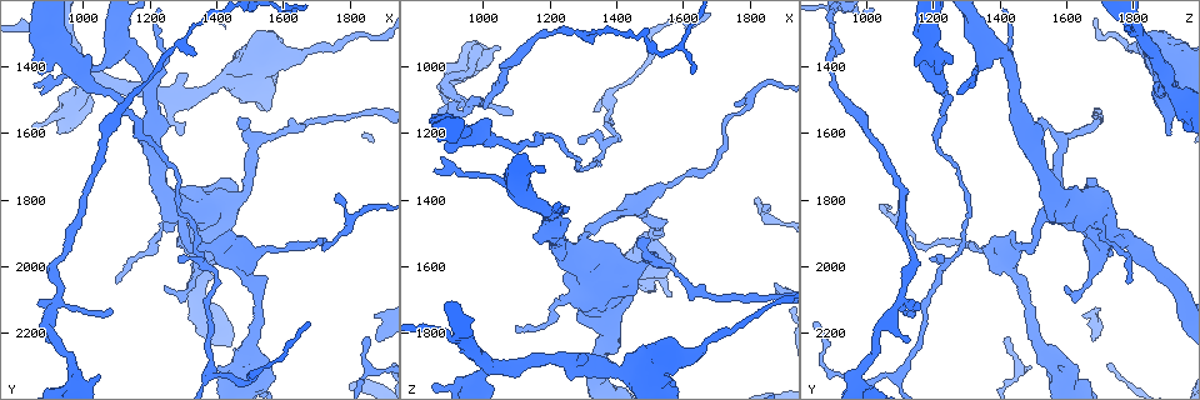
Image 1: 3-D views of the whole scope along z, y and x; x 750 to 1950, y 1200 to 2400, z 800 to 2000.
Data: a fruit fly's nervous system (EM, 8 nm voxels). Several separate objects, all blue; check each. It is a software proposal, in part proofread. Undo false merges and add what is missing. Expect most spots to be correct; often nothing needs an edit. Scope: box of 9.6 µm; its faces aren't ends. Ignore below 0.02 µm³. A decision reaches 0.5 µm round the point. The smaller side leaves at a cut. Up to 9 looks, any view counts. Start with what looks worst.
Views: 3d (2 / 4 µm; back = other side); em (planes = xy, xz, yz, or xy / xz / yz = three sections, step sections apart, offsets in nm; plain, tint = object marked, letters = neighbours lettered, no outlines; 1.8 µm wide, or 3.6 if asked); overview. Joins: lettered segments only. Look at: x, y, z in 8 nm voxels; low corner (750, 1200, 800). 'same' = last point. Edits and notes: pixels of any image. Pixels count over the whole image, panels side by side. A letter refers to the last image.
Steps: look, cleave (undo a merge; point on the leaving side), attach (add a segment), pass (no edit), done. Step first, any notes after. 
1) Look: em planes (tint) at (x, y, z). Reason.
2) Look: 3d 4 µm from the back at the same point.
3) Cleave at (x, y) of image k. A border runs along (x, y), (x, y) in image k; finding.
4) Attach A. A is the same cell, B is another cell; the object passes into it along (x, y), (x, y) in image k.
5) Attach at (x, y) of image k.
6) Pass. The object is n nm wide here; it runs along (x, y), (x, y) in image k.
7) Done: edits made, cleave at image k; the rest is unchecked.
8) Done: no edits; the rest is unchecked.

Look: em 3.6 µm xz step 16 (tint) at (1440, 1440, 1920).

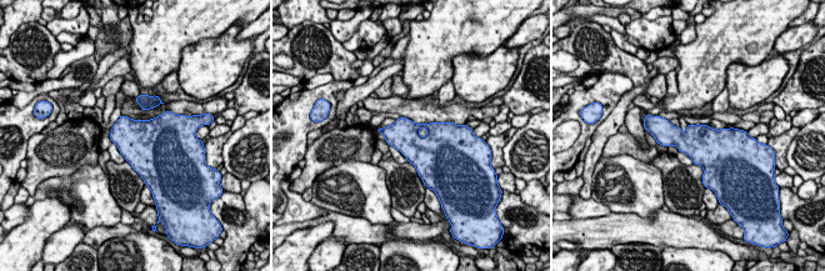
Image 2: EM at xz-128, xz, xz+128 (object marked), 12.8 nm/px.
Look: em 3.6 µm planes (letters) at the same point. Cut it another way.

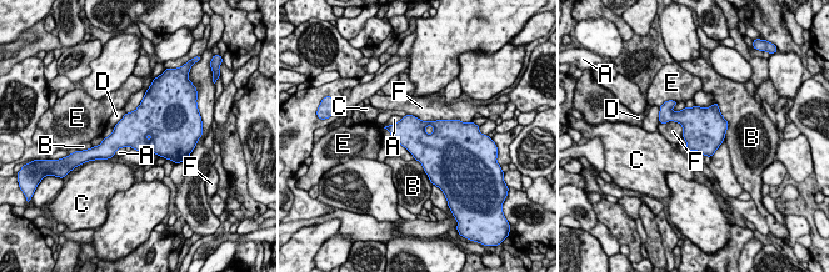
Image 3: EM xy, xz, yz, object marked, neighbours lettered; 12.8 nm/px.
Pass. A, B, C, D, E and F are other cells; a border runs along (406, 112), (422, 120), (458, 120) in image 3; all the same neuron.

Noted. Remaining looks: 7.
Look: em xy step 16 (letters) at (1090, 2140, 1140). Thin end.

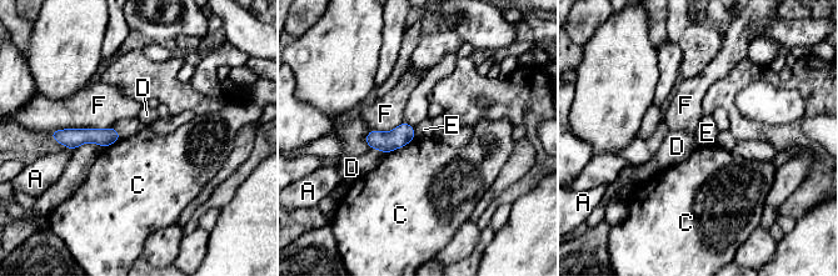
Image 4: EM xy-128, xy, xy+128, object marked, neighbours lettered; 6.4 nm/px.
Pass. A, C, D, E and F are other cells; it runs along (65, 133), (69, 135), (116, 136) in image 4; no lettered segment goes on from it.

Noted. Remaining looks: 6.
Look: em planes (plain) at (850, 1400, 1150). Stops while still wide.

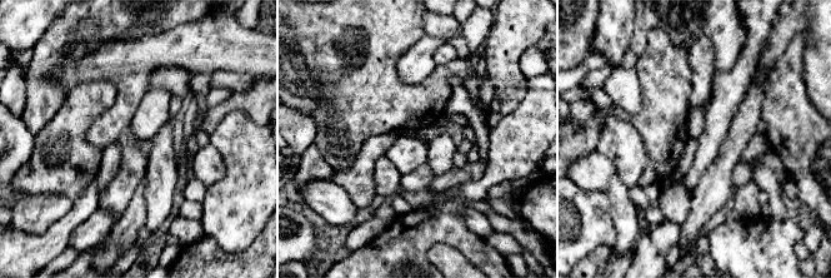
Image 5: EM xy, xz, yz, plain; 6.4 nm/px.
Look: em planes (letters) at the same point.

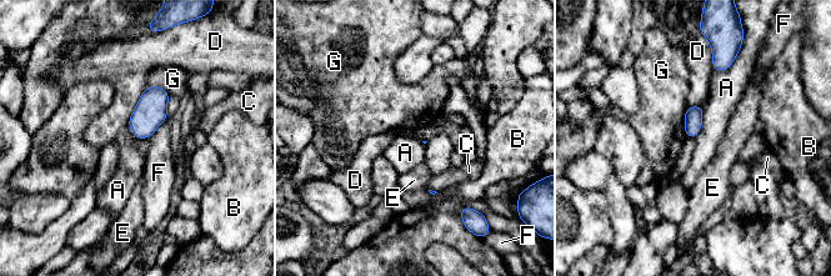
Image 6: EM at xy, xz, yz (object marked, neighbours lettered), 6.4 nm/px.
Pass. A, B, C, D, E, F and G are other cells; a border runs along (704, 106), (700, 131), (694, 138) in image 6; none of them fits.

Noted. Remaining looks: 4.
Look: em 3.6 µm planes (letters) at (970, 2340, 970). Thick turns thin.

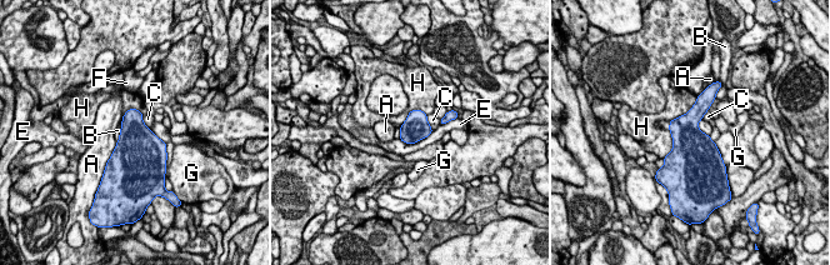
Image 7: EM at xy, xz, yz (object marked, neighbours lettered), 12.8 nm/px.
Pass. The object is 320 nm wide here; A, B, C, E, F, G and H are other cells; a border runs along (698, 96), (684, 114), (669, 120) in image 7; one neuron here.

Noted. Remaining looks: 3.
Done: no edits; the rest is unchecked.

